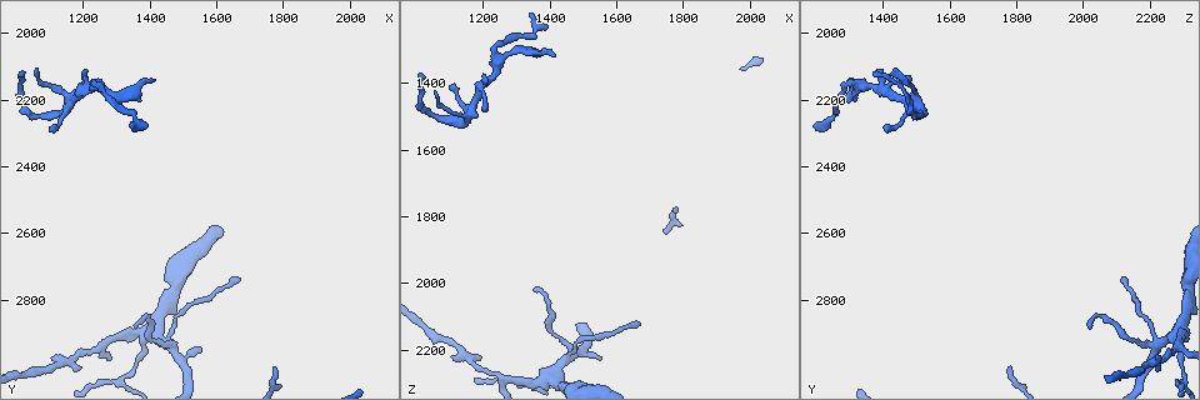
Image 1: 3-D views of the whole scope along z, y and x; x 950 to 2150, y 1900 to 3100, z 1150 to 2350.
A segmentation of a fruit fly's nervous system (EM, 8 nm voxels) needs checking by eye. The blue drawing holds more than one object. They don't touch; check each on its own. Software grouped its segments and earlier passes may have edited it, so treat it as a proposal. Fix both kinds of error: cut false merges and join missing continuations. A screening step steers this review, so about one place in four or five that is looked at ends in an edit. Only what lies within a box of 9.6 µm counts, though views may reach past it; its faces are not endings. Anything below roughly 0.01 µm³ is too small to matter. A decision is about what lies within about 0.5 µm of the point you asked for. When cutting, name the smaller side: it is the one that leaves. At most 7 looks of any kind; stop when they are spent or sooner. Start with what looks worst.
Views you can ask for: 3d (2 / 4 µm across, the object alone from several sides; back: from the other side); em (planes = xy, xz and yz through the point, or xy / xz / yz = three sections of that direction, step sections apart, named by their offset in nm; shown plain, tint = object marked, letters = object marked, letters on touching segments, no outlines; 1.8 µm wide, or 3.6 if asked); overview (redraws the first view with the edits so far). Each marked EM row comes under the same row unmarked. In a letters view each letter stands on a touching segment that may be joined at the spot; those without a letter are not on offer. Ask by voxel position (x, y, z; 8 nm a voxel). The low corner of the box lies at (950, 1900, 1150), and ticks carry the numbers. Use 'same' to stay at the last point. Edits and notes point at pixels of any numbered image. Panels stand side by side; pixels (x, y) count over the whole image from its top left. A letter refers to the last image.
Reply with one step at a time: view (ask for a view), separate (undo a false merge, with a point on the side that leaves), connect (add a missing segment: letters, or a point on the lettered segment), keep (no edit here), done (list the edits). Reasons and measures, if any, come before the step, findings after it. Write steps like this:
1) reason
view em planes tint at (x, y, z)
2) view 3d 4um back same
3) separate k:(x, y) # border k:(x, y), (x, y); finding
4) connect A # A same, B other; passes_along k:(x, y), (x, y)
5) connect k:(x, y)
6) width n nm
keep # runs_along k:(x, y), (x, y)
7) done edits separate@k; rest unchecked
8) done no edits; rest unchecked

thin end
view em planes letters at (1260, 2180, 1270)

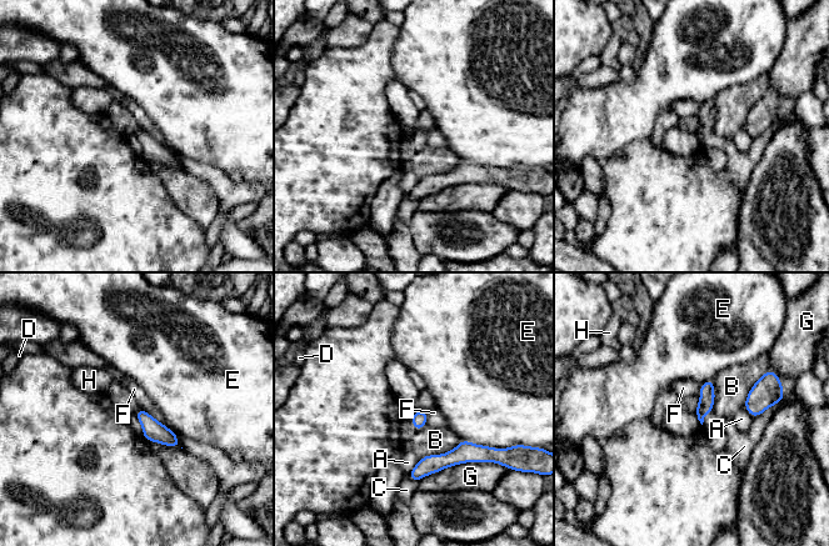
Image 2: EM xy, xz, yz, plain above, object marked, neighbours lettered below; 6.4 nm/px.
width 100 nm
keep # A other, B other, C other, D other, E other, F other, G other, H other; border 2:(141, 409), (170, 430); none of them fits

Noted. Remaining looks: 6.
arms part here
view em planes tint at (1160, 2210, 1480)

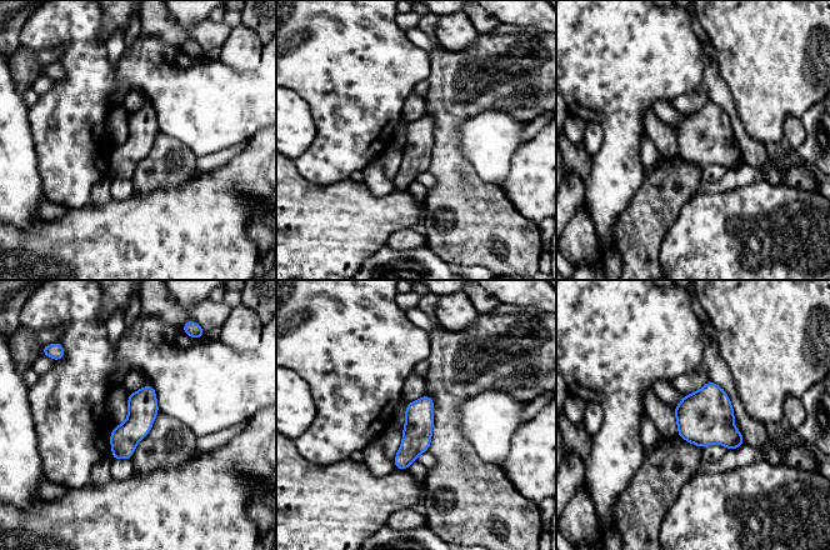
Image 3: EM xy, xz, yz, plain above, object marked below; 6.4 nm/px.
what lies round it
view em planes letters same

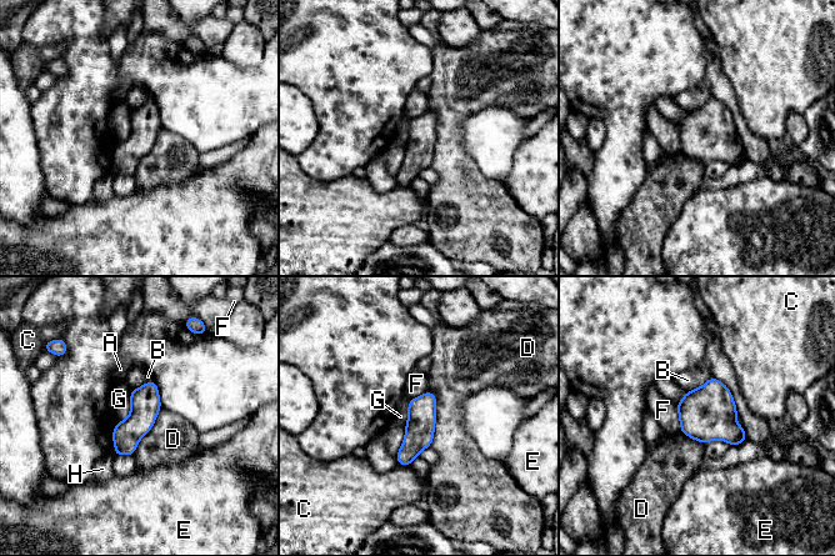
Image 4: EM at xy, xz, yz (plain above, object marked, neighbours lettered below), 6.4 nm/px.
keep # A other, B other, C other, D other, E other, F other, G other, H other; border 4:(131, 389), (130, 412), (116, 422); all the same cell

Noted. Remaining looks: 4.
an open end
view em yz step 16 tint at (1550, 2940, 2220)

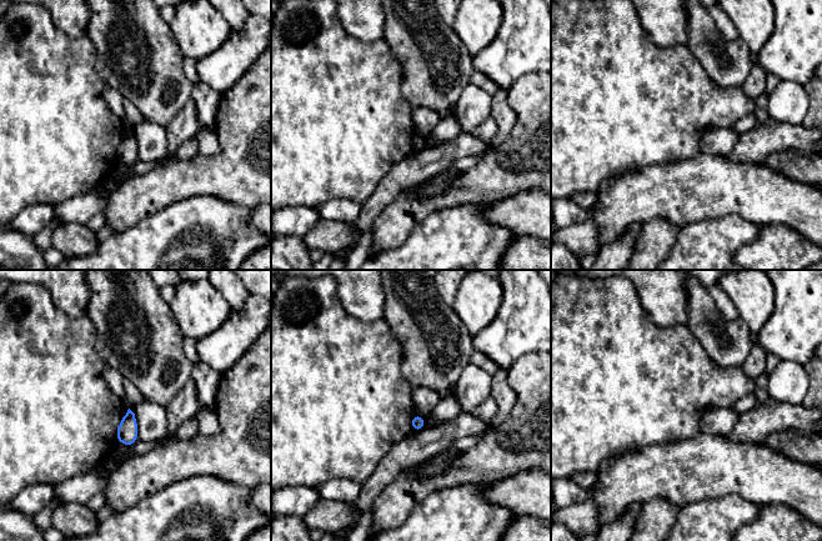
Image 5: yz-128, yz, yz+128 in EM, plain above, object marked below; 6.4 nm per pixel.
view em planes letters same

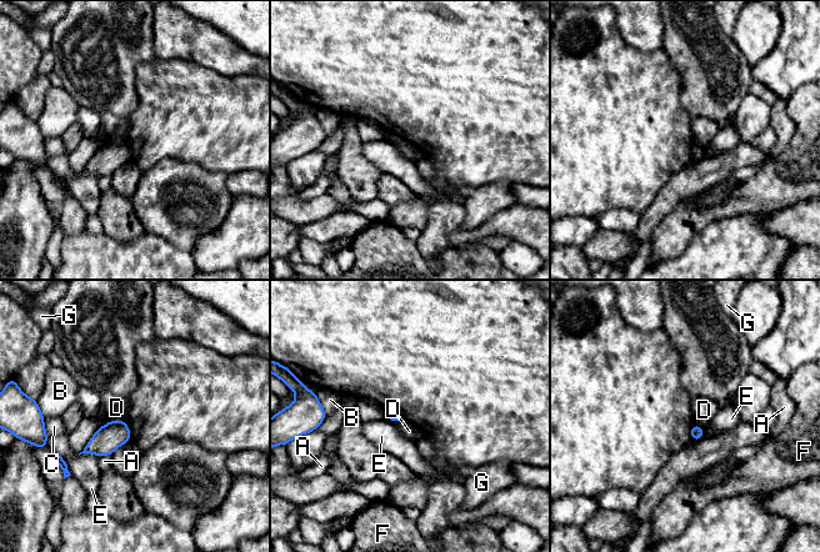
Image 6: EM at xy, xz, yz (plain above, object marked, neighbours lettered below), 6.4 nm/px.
keep # A other, B other, C other, D other, E other, F other, G other; border 6:(111, 418), (121, 420); none of them fits

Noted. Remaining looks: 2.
done no edits; rest unchecked

